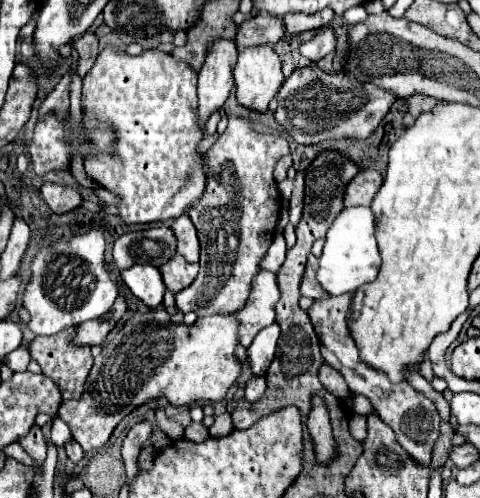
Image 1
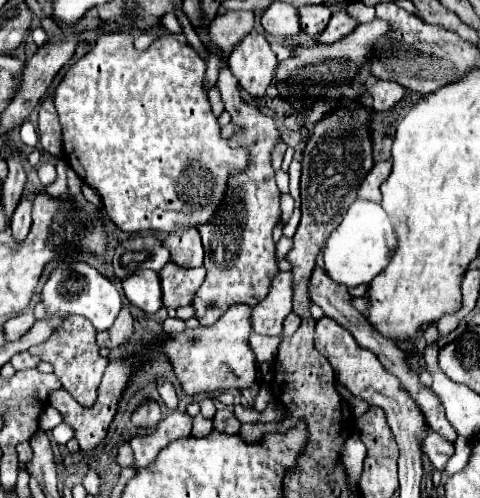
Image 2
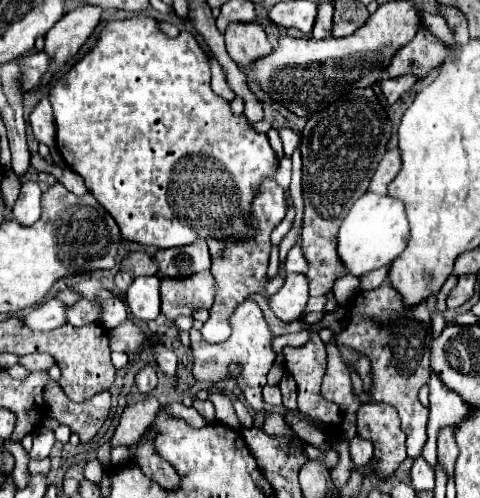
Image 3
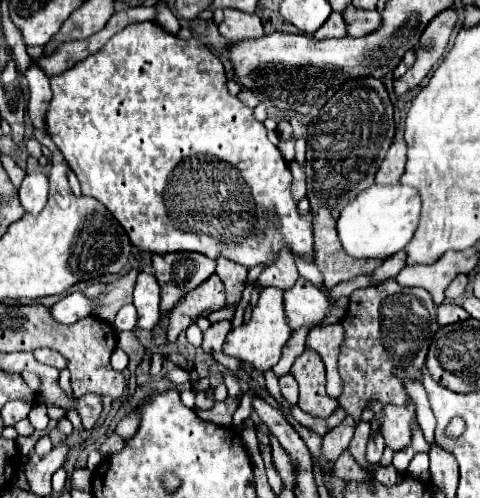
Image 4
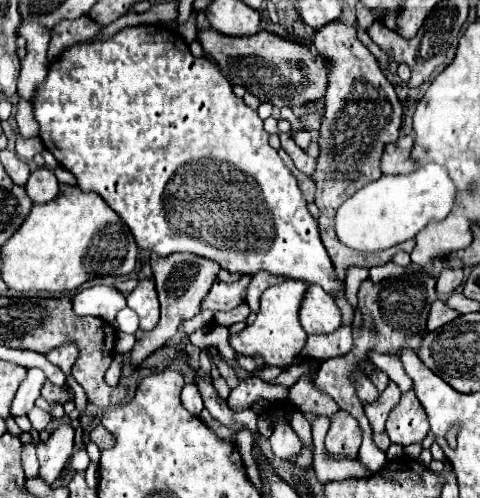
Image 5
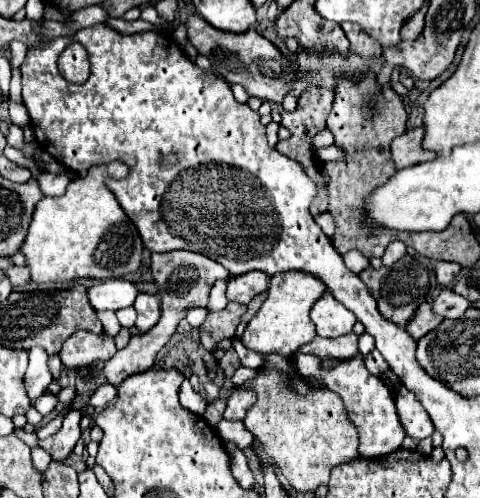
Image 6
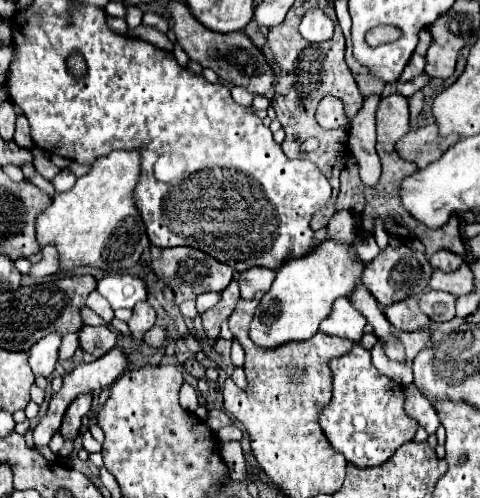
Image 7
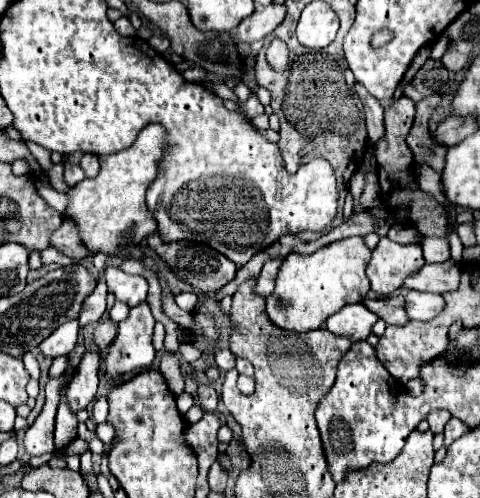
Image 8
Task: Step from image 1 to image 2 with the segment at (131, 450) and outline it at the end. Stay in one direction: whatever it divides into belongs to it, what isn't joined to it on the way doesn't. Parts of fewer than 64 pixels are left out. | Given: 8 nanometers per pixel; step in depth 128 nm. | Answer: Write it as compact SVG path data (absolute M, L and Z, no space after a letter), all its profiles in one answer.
M146 402L142 404L134 414L132 414L132 424L138 428L138 430L146 430L146 428L152 428L160 422L160 408L156 402Z

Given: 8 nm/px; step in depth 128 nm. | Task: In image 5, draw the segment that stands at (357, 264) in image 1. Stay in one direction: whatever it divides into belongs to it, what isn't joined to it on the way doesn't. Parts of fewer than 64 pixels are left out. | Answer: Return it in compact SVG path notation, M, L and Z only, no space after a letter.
M426 164L406 176L382 176L350 196L336 214L336 236L358 252L392 248L414 238L430 220L442 220L454 206L456 186L438 164Z

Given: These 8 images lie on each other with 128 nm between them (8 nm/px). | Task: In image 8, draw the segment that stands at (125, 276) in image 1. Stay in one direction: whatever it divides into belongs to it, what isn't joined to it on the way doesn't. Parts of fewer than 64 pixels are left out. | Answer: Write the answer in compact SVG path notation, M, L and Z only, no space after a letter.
M146 302L134 306L130 316L118 324L118 336L106 358L108 378L126 374L128 370L148 368L156 356L152 348L154 316Z

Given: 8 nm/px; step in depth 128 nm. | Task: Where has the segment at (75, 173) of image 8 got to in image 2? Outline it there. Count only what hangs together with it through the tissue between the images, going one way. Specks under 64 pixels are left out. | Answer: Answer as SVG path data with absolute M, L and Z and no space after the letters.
M22 198L18 208L16 208L16 212L14 212L14 216L12 216L12 222L10 222L12 238L16 242L22 242L28 236L28 232L30 232L30 226L32 226L30 212L32 212L32 204L26 198Z

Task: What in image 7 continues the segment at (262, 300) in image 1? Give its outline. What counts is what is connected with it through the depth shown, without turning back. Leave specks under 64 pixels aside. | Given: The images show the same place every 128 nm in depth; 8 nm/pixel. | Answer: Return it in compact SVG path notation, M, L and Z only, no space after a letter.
M338 298L332 304L332 312L328 314L328 318L320 322L320 332L358 342L362 338L364 326L366 326L366 318L350 304L350 300Z

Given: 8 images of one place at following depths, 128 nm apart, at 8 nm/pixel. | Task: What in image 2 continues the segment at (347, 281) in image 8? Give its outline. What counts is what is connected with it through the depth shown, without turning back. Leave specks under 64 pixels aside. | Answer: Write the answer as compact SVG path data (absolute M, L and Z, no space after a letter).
M234 304L228 308L220 320L214 326L198 326L198 328L184 328L182 332L168 334L164 332L160 342L158 342L158 352L168 358L172 364L176 378L180 380L180 388L186 396L196 396L196 394L206 394L206 392L216 392L216 390L228 390L228 388L248 388L256 380L256 364L254 364L254 354L248 346L248 336L252 332L250 324L250 306L246 304Z

